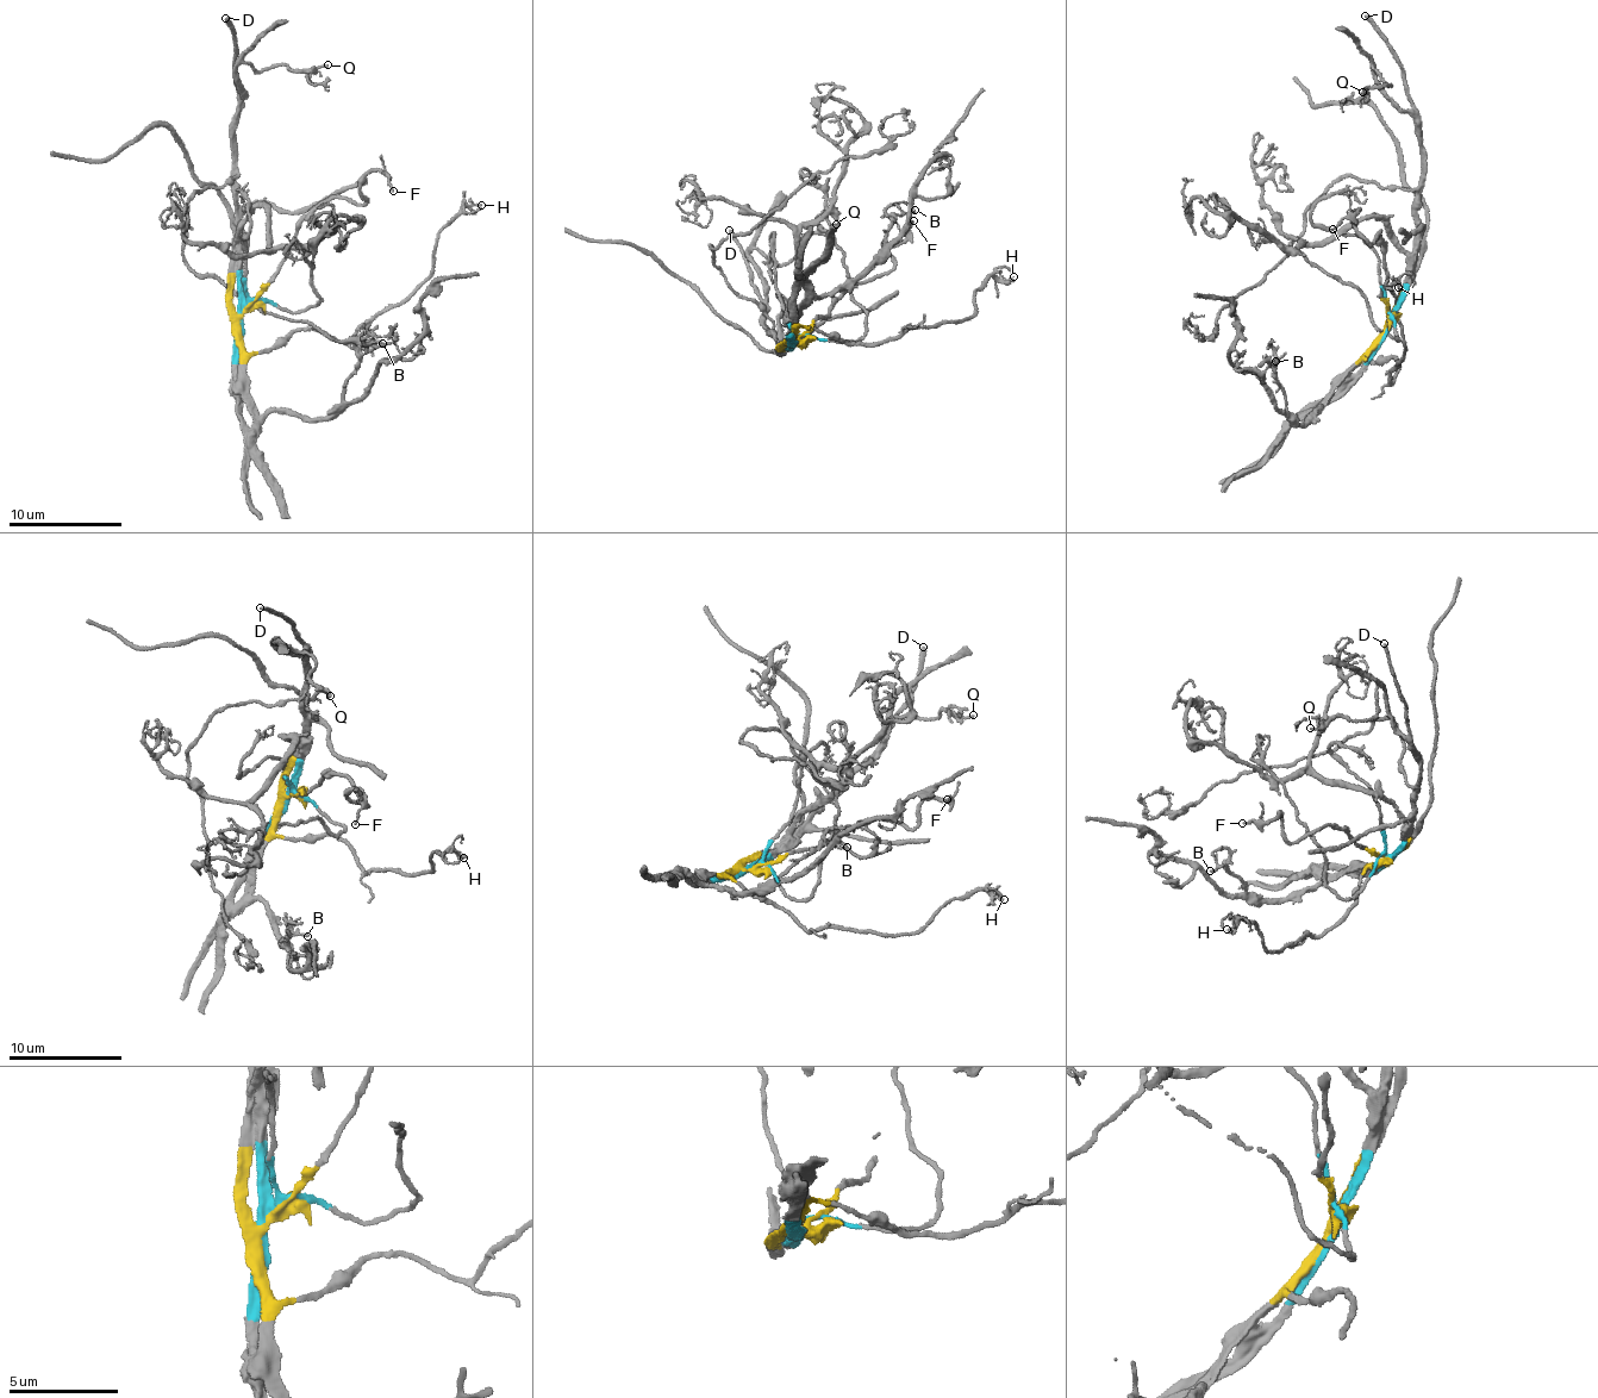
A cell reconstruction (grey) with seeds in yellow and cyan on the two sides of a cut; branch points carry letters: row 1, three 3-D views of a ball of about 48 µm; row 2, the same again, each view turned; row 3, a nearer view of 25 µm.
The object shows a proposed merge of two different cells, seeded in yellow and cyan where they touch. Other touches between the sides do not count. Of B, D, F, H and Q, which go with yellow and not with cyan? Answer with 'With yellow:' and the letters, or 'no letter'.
With yellow: B, F, H

